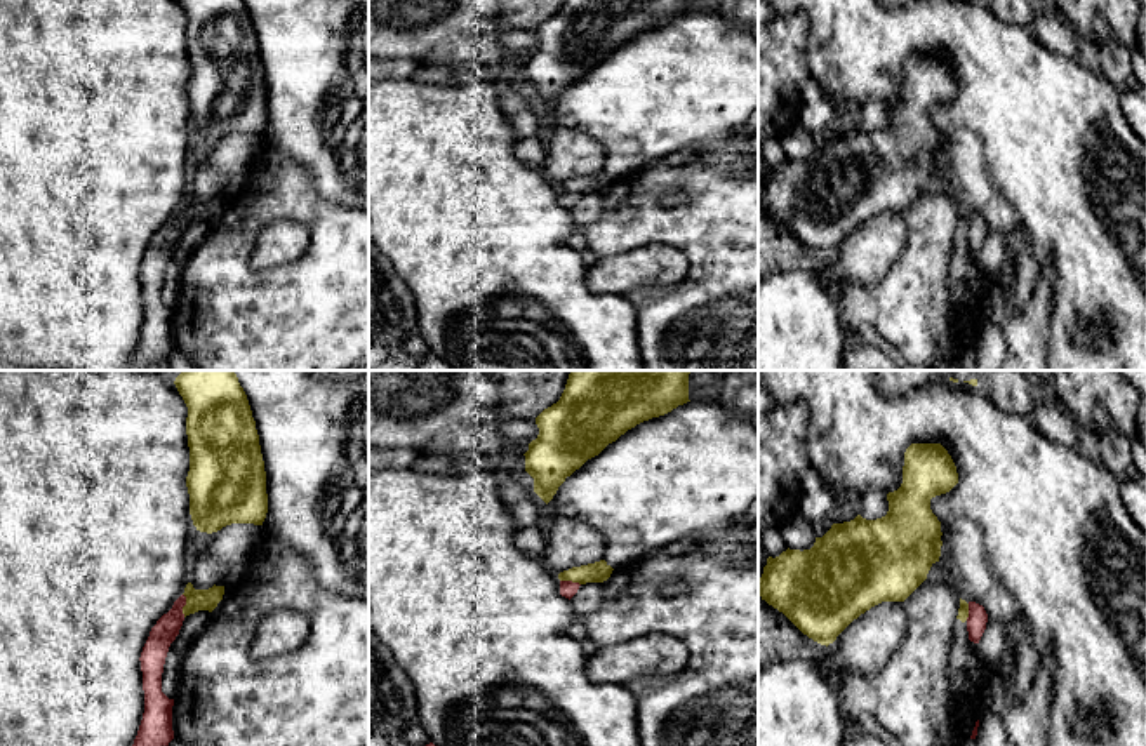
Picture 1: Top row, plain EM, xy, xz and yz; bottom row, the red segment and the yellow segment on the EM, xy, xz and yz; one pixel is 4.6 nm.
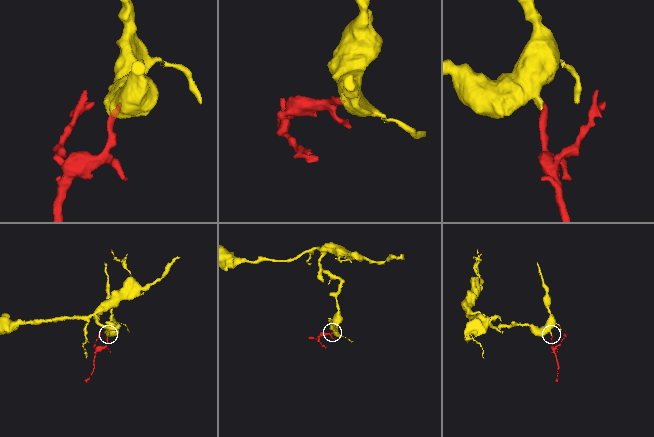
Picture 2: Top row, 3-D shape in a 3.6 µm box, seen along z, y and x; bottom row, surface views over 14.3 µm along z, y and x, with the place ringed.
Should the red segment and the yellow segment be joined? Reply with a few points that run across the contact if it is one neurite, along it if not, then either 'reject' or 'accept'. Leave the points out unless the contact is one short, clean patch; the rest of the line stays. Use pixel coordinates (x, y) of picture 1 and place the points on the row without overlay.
line xy (183, 204), (185, 226); reject

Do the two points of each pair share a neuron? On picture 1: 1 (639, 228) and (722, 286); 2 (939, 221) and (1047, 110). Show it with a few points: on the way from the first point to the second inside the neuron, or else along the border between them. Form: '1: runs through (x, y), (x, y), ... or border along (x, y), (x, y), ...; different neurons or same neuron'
1: runs through (661, 228), (675, 228), (710, 263); same neuron
2: border along (948, 193), (960, 207); different neurons

